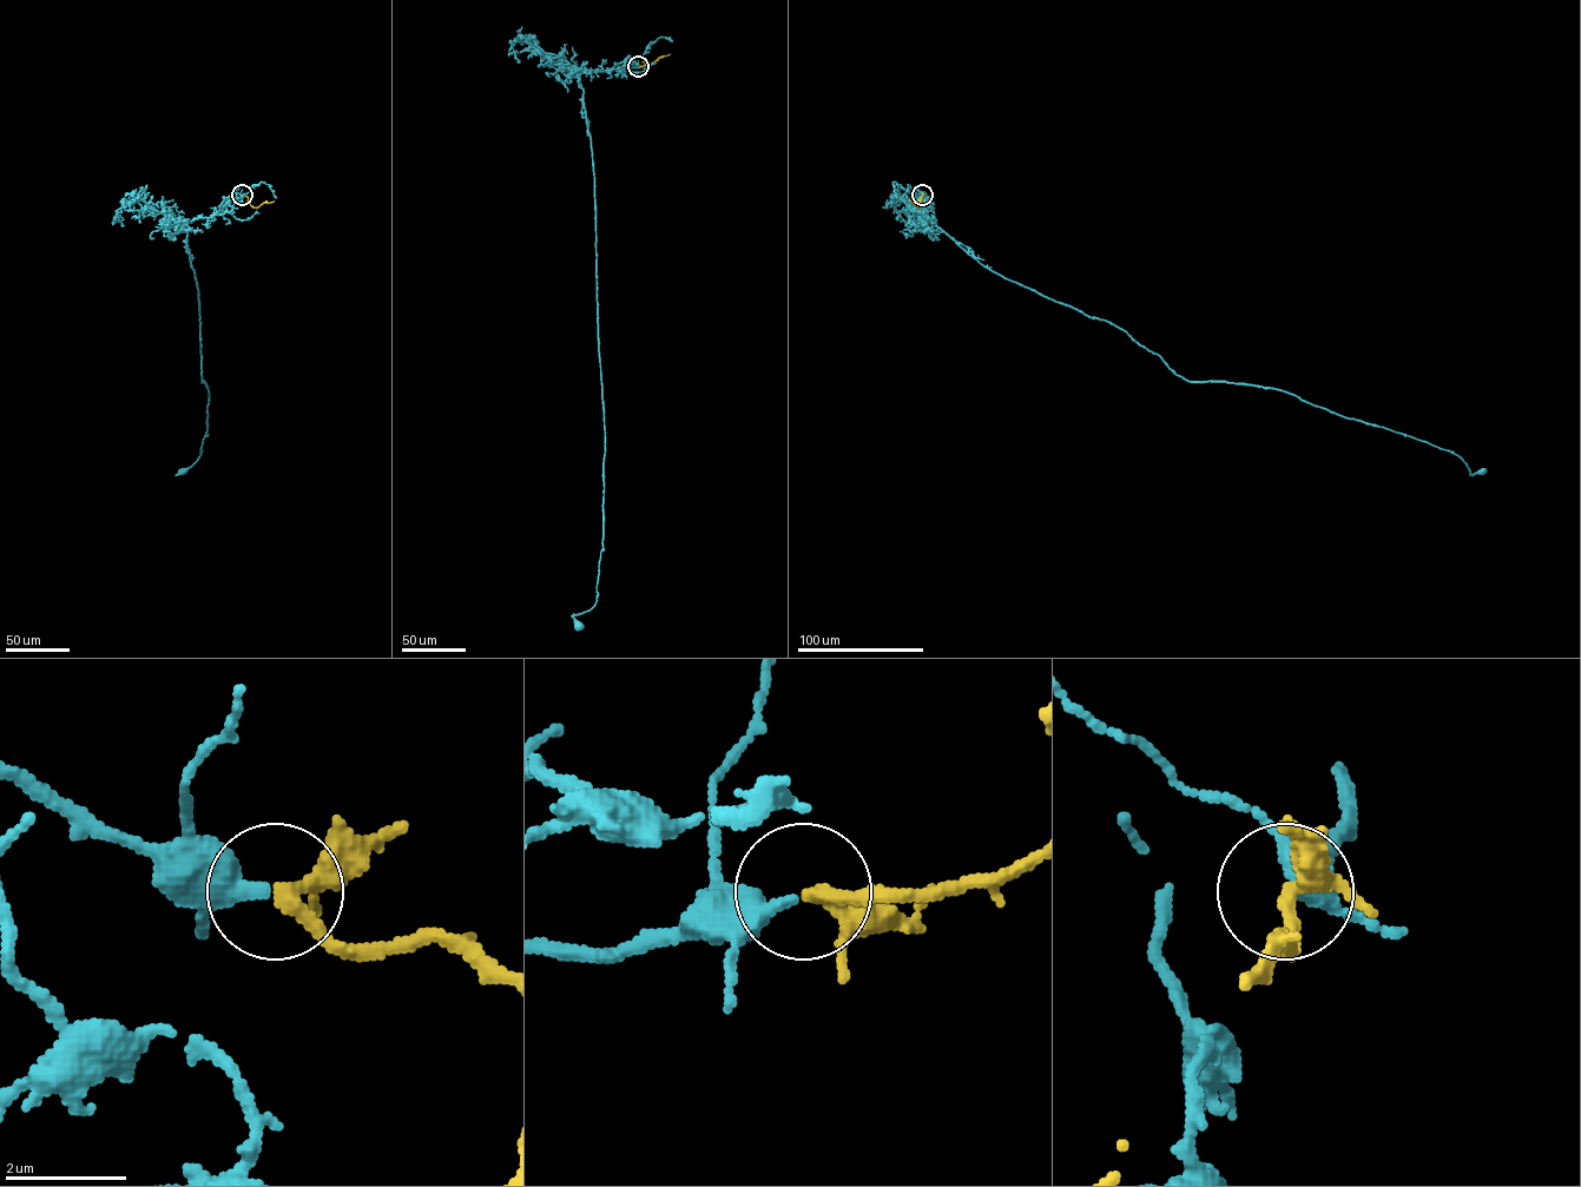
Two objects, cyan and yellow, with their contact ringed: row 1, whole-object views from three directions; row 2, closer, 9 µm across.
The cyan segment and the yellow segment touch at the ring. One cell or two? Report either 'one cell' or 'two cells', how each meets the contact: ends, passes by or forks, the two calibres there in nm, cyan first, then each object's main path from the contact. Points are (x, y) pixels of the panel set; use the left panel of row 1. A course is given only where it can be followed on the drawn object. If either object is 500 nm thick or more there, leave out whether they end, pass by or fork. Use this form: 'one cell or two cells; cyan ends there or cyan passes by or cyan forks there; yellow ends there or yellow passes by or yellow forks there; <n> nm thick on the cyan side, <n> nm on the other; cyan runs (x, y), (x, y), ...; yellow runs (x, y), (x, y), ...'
one cell; cyan ends there; yellow forks there; 360 nm thick on the cyan side, 170 nm on the other; cyan runs (242, 195), (232, 192), (218, 215), (180, 222), (198, 289), (209, 394), (201, 455), (183, 472); yellow runs (242, 195), (257, 208), (274, 200)

